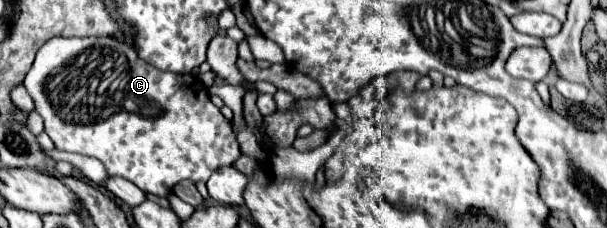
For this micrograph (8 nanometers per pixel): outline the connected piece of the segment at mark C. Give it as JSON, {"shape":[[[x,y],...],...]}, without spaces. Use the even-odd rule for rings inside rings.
{"shape":[[[56,37],[56,39],[50,39],[48,43],[44,43],[44,47],[40,47],[32,69],[24,77],[24,87],[28,89],[30,97],[34,99],[36,111],[44,119],[44,131],[48,133],[48,137],[54,141],[54,145],[60,151],[94,157],[94,159],[104,163],[104,167],[106,167],[110,177],[120,175],[120,177],[132,181],[134,185],[138,185],[144,193],[152,193],[152,195],[158,195],[158,197],[168,197],[172,193],[174,185],[180,183],[180,181],[186,181],[186,179],[192,181],[192,183],[208,181],[208,177],[216,169],[220,169],[224,165],[230,165],[232,159],[236,159],[236,155],[240,153],[236,135],[230,129],[228,119],[224,119],[220,109],[208,99],[208,89],[194,75],[190,75],[190,73],[182,75],[182,73],[162,73],[162,71],[156,71],[152,65],[140,61],[136,49],[132,49],[130,45],[126,45],[126,43],[122,43],[122,41],[114,39],[114,37]]]}

